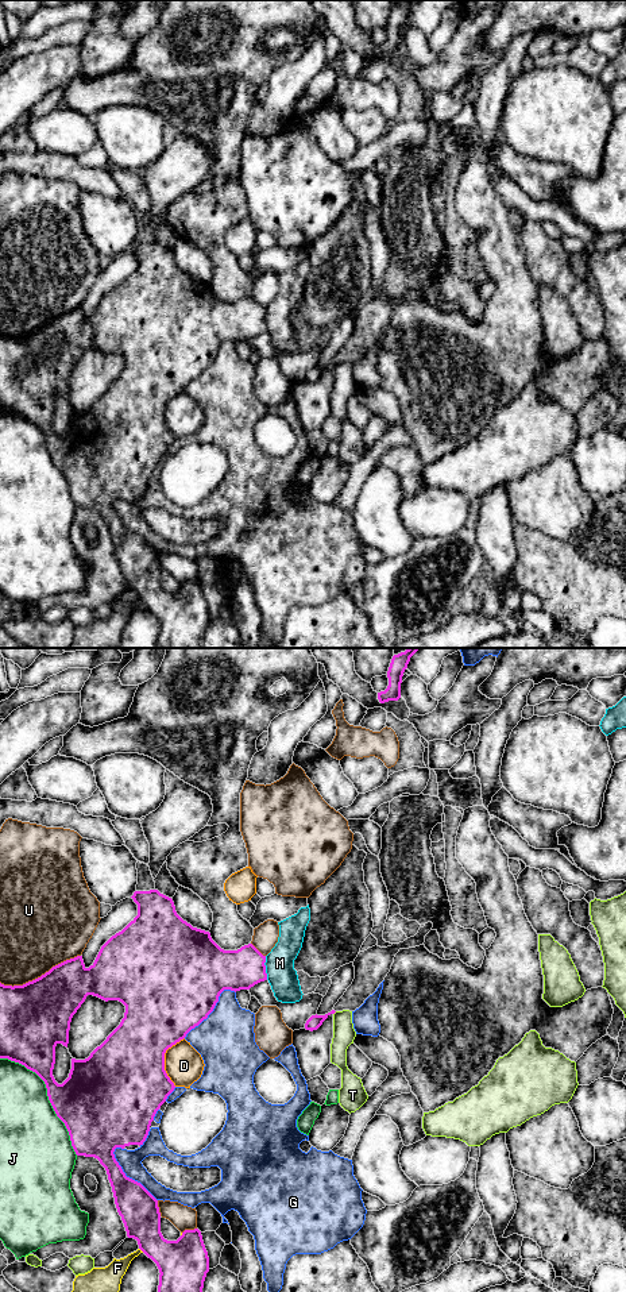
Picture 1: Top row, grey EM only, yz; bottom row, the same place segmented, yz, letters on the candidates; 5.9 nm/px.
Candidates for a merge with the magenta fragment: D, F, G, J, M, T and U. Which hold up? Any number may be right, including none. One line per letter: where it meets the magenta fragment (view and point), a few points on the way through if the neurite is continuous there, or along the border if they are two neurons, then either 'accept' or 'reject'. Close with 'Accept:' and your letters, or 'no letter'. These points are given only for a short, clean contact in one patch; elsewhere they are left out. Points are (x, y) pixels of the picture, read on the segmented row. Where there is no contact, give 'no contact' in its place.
D: meets magenta in yz at (163, 1060); reject
F: meets magenta in yz at (142, 1250); reject
G: meets magenta in yz at (126, 1176); reject
J: meets magenta in yz at (47, 1095); reject
M: meets magenta in yz at (265, 968); reject
T: no contact; reject
U: meets magenta in yz at (41, 976); reject
Accept: no letter

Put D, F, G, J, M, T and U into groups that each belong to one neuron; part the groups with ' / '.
D / F / G / J / M / T / U

